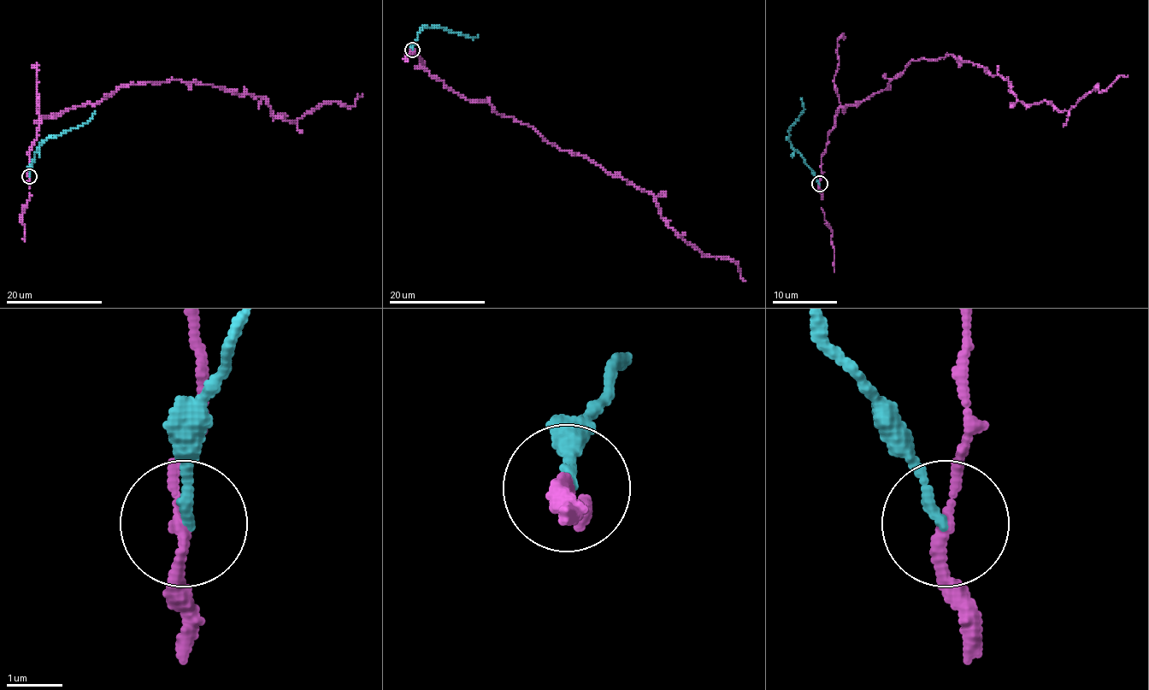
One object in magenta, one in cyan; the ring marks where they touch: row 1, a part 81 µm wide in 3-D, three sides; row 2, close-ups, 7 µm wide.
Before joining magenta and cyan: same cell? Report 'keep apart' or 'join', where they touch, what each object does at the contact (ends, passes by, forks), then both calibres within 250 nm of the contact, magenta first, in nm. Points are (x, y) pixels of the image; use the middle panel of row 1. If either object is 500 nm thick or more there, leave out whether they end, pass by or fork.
keep apart; at (412, 50); magenta passes by; cyan ends there; 180 nm thick on the magenta side, 170 nm on the other

